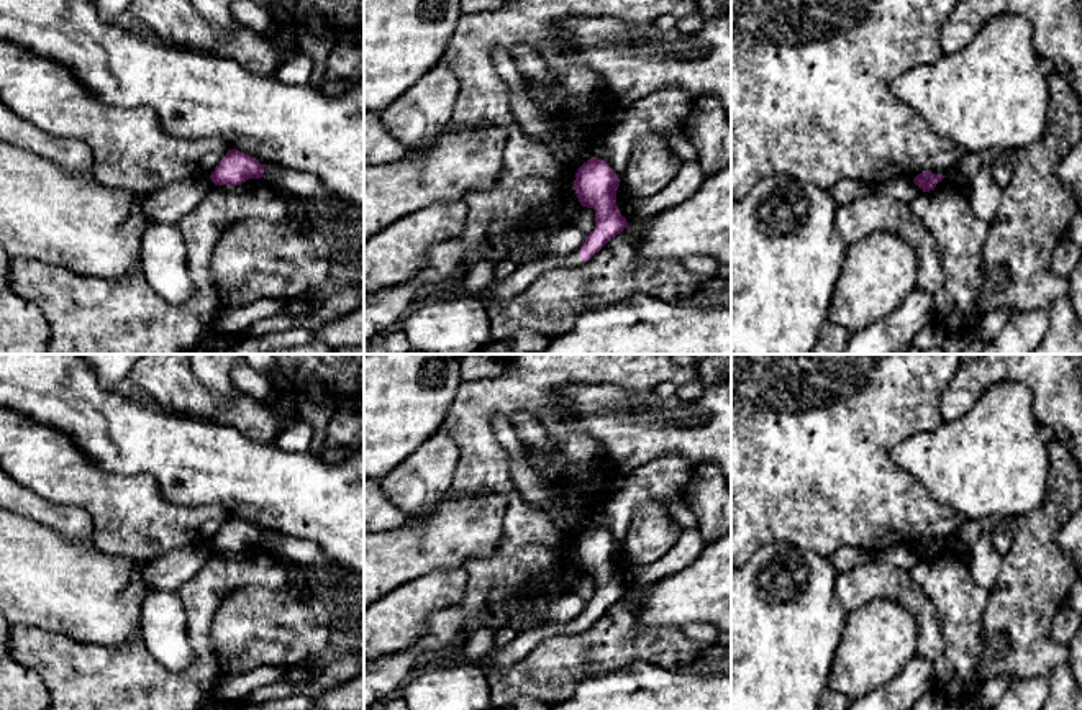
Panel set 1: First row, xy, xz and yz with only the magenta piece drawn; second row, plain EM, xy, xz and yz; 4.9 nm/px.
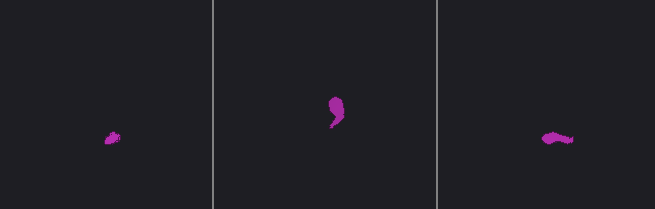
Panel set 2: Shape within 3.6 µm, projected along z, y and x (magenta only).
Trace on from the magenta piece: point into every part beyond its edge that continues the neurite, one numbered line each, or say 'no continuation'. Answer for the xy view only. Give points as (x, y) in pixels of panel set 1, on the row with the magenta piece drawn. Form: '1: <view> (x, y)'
no continuation

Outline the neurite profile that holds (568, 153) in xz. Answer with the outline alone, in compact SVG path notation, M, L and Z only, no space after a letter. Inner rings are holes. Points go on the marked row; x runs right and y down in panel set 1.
M559 141L552 151L559 162L566 166L575 164L580 167L584 162L593 157L590 149L579 148L567 141Z

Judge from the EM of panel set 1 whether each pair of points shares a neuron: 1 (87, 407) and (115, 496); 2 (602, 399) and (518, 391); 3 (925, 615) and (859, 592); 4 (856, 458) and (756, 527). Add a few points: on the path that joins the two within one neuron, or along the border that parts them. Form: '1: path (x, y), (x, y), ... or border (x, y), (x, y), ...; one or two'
1: border (77, 446), (94, 463), (110, 473), (145, 476); two
2: border (569, 382), (551, 399), (563, 400), (581, 422); two
3: path (910, 599), (900, 589), (876, 589); one
4: path (831, 458), (825, 458), (781, 502); one

